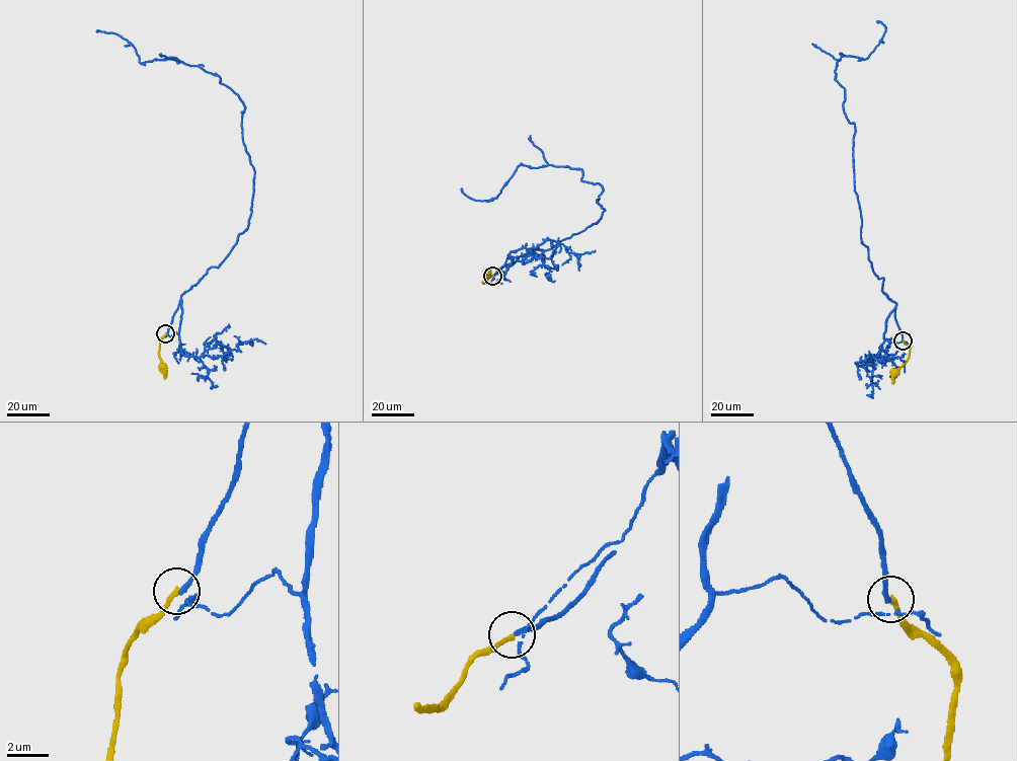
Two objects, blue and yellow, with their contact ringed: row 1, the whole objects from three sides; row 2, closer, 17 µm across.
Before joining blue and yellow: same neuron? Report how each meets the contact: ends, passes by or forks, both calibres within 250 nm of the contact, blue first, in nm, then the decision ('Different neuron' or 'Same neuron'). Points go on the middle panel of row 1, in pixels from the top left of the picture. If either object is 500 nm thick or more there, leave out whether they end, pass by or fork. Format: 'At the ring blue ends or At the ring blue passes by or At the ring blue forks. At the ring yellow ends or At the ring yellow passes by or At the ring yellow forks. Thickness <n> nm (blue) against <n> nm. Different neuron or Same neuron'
At the ring blue forks. At the ring yellow ends. Thickness 140 nm (blue) against 240 nm. Different neuron

